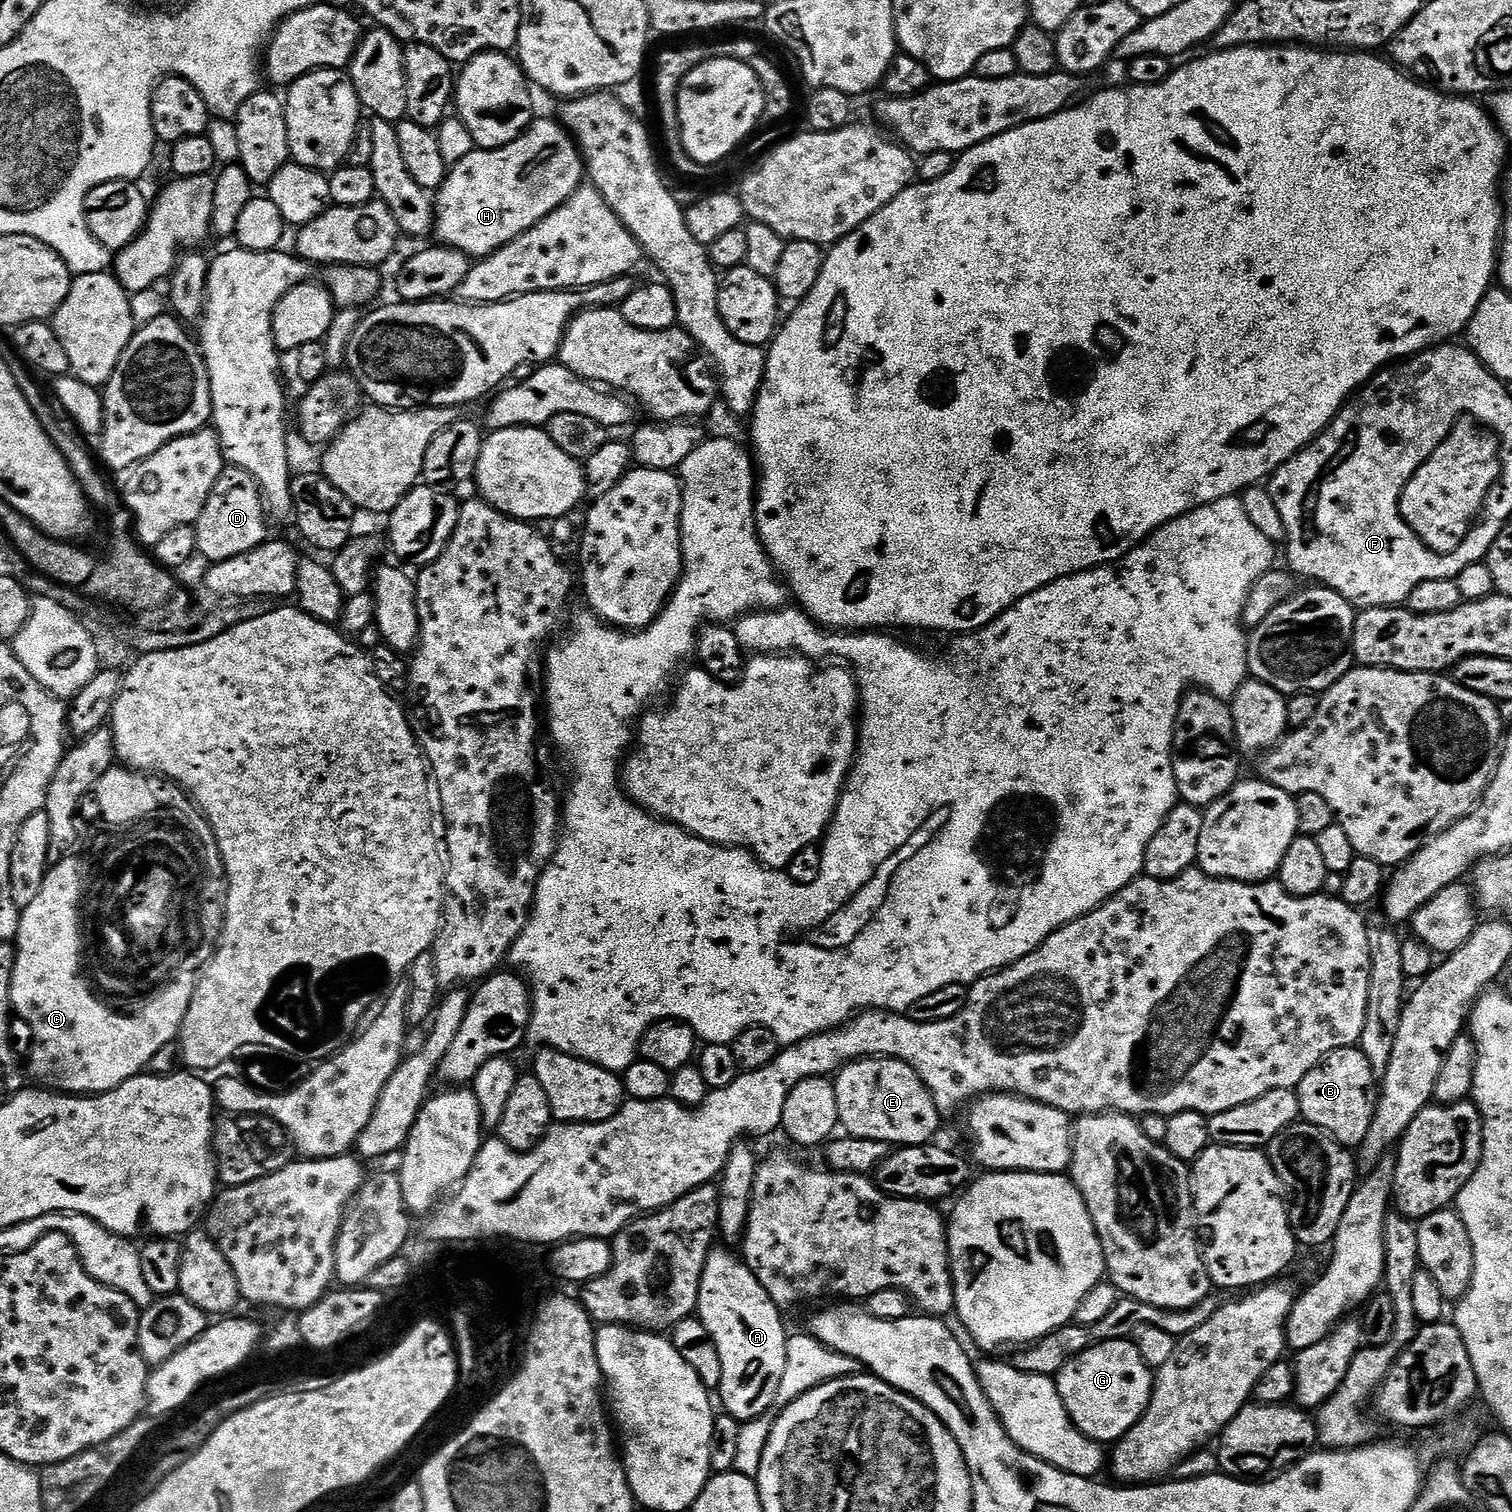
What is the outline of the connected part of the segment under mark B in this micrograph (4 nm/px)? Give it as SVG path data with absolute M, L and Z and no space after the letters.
M1359 1047L1343 1048L1332 1052L1295 1089L1300 1100L1300 1114L1307 1123L1329 1132L1339 1144L1358 1146L1370 1130L1372 1115L1376 1113L1376 1100L1372 1087L1378 1084L1377 1073L1373 1072L1366 1054Z

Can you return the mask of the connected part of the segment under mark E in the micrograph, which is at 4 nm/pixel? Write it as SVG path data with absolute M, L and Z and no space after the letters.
M887 1058L854 1060L835 1073L834 1083L838 1094L840 1128L847 1135L870 1138L893 1146L926 1144L937 1139L936 1131L942 1119L940 1107L934 1102L932 1092L922 1082L922 1078L906 1062Z

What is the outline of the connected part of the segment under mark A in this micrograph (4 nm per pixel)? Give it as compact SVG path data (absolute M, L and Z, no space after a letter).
M713 1247L700 1283L698 1319L710 1330L722 1358L722 1382L718 1389L723 1411L738 1422L759 1420L781 1399L782 1376L786 1374L789 1329L784 1329L782 1310L766 1294L762 1282L735 1251Z

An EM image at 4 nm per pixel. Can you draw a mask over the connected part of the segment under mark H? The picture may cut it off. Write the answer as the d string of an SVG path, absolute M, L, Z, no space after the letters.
M533 119L532 125L524 131L514 142L510 142L501 148L482 148L479 150L471 150L460 161L453 163L448 170L448 177L444 180L444 185L435 193L434 203L436 205L436 226L434 236L441 245L456 248L459 252L466 253L467 256L473 258L483 258L491 256L493 252L497 252L499 248L505 248L514 238L518 238L526 230L530 230L542 218L546 218L546 214L550 214L554 210L558 210L560 206L565 204L571 196L585 183L586 165L584 157L572 135L568 133L567 128L563 124L552 120Z

